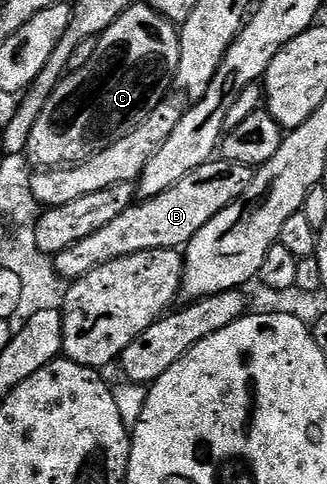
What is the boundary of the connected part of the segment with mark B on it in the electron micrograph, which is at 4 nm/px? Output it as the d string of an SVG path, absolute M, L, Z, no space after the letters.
M213 158L208 163L198 166L186 178L182 178L170 190L157 196L149 196L131 204L110 226L102 226L90 238L82 238L82 242L74 242L66 250L62 250L54 258L57 273L66 281L82 278L90 270L100 264L110 262L114 258L126 258L139 252L153 252L159 248L183 249L226 206L230 206L250 186L253 169L233 160Z

